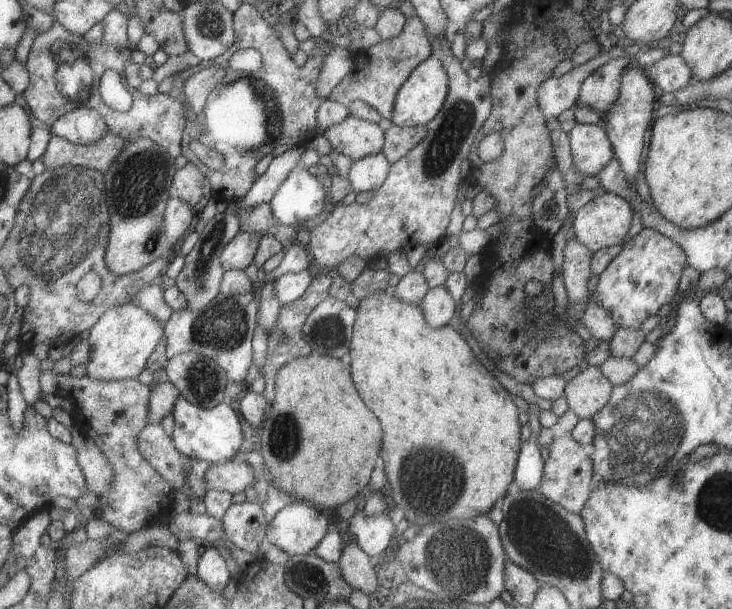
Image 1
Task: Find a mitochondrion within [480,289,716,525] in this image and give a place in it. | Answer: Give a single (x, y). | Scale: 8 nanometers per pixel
(647, 424)

